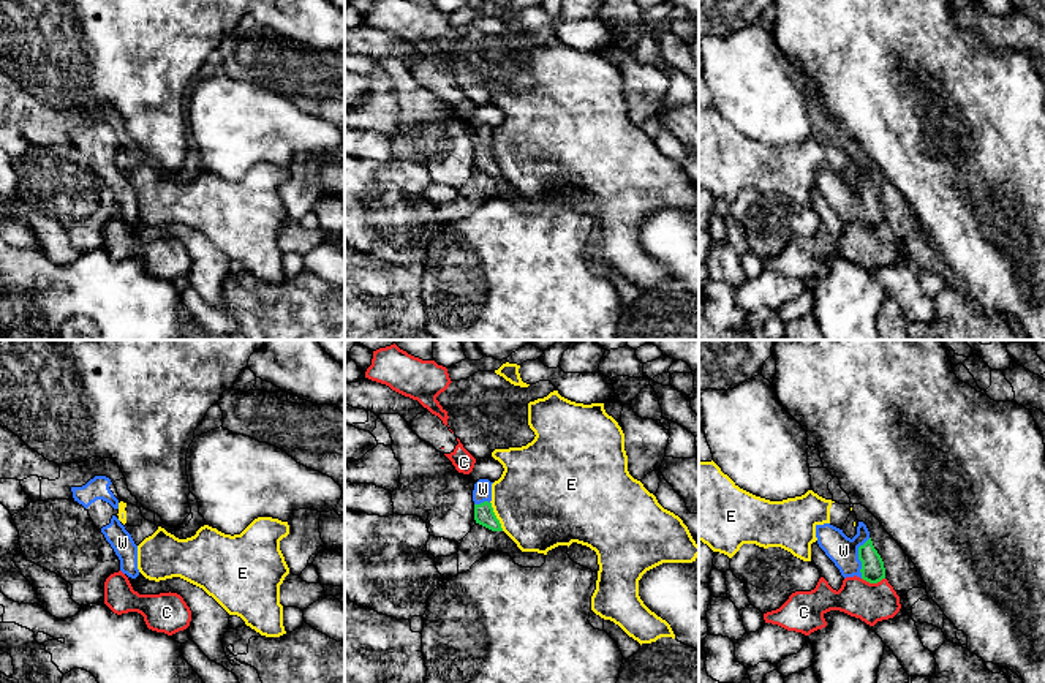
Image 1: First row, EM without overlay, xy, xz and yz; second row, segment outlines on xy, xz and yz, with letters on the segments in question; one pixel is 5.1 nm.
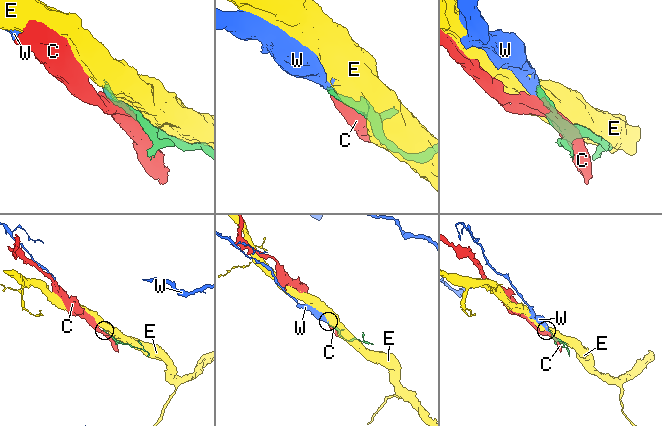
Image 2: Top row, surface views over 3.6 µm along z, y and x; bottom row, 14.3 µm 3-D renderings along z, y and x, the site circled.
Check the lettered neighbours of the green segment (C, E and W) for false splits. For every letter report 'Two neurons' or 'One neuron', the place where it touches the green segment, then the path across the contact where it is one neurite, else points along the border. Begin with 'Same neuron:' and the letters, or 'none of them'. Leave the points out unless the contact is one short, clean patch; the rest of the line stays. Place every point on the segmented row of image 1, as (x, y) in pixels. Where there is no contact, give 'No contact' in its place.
Same neuron: W
C: Two neurons. Touches green at yz (873, 582)
E: Two neurons. Touches green at xz (495, 516)
W: One neuron. Touches green at yz (859, 557). Path across: yz (873, 571), (859, 557), (851, 557), (843, 550)

